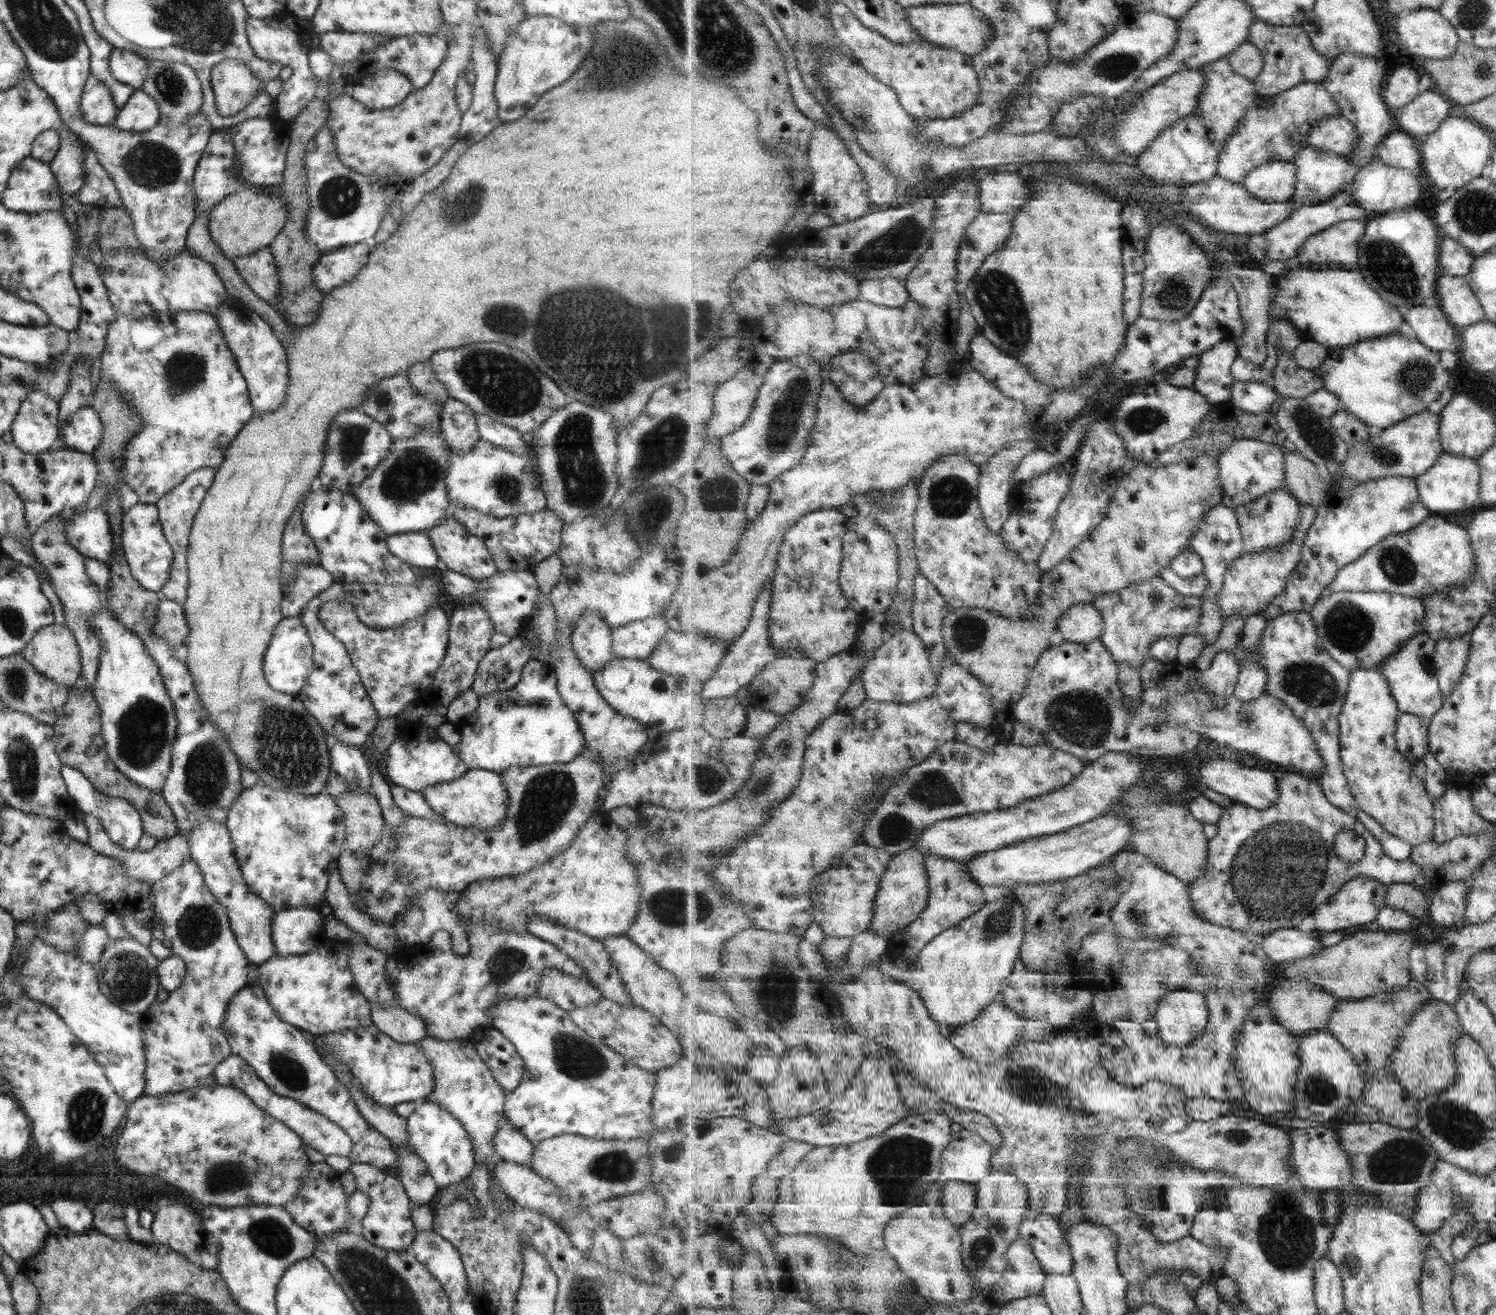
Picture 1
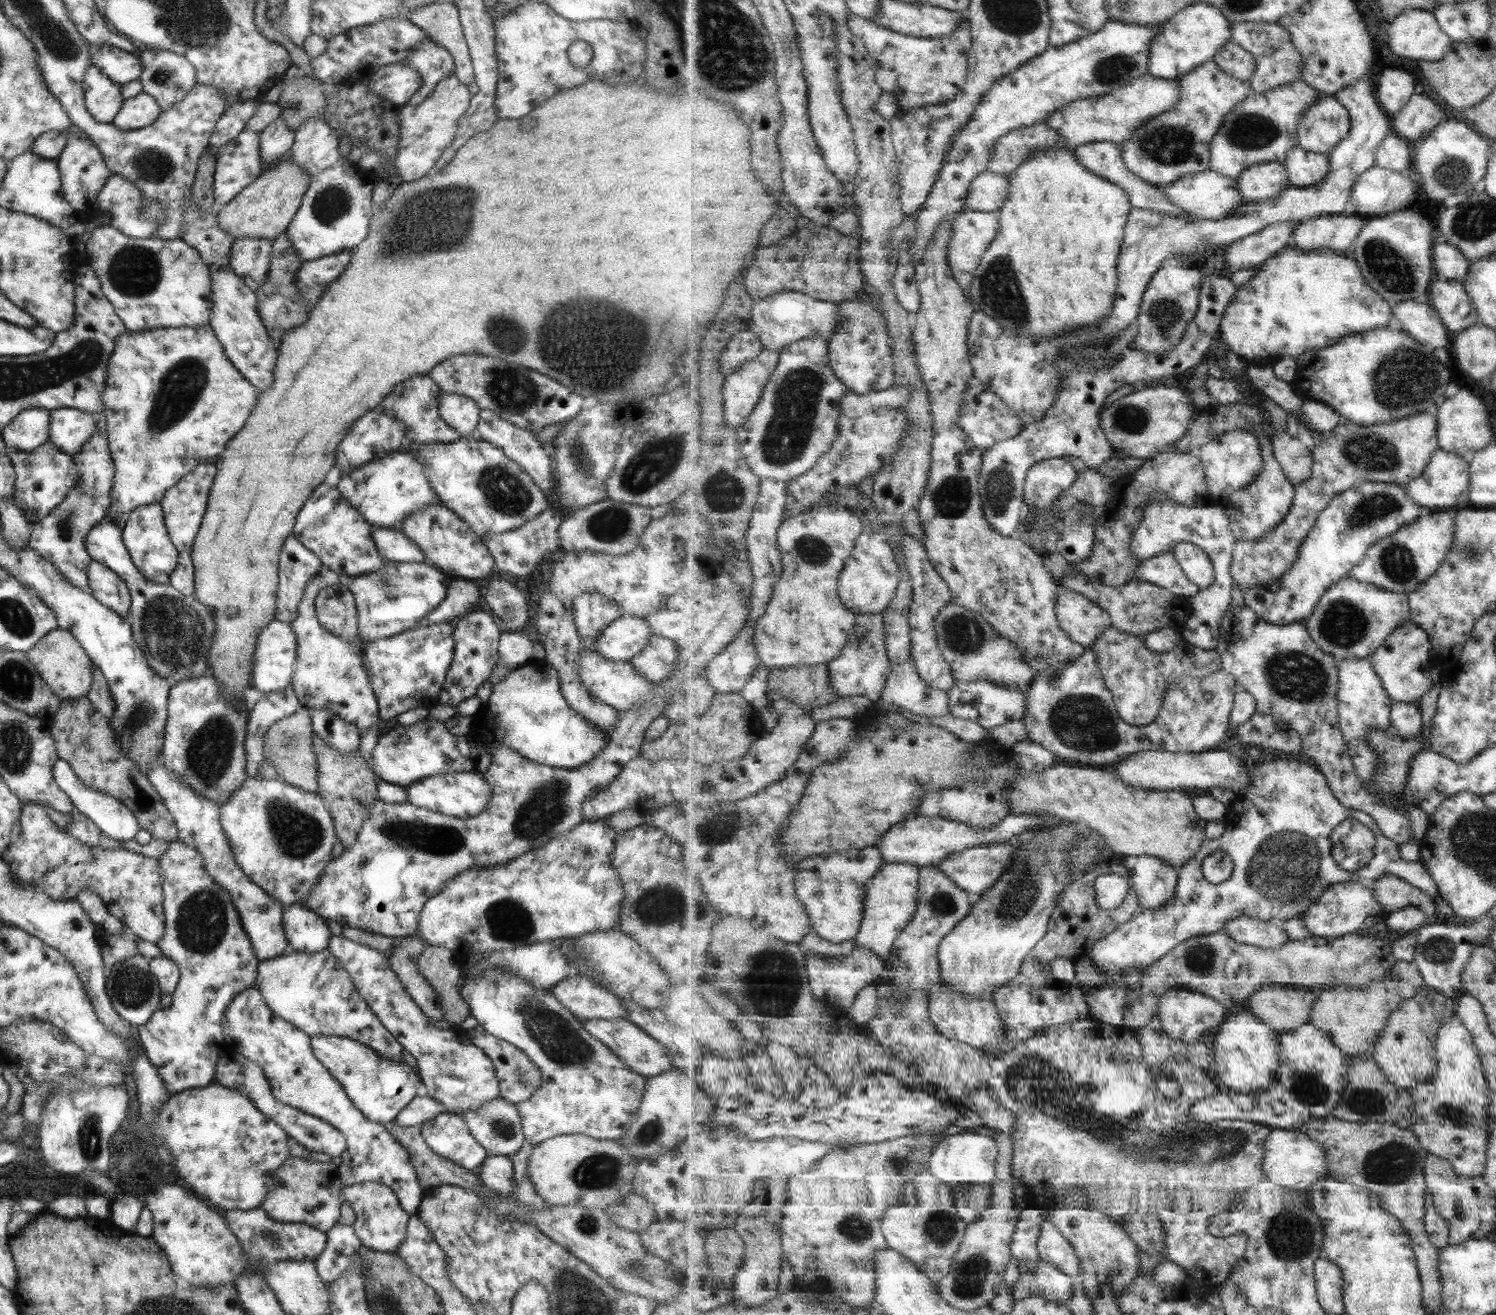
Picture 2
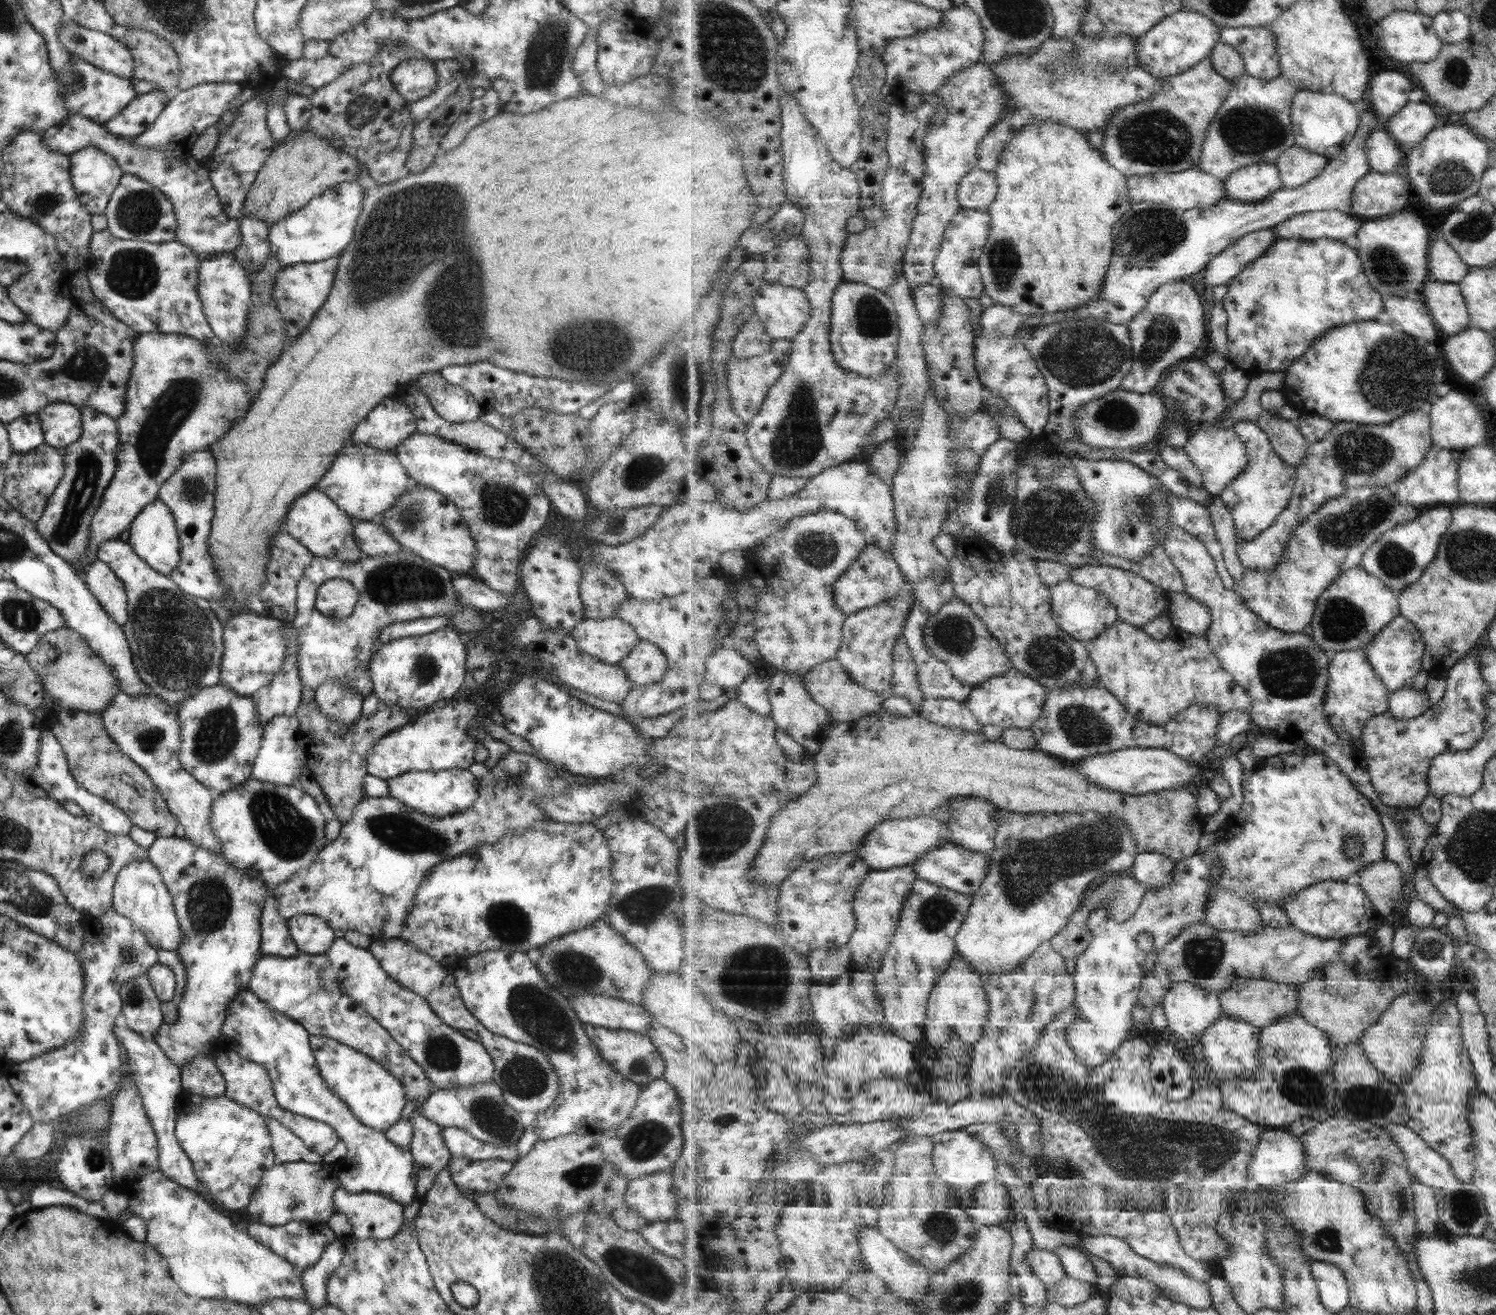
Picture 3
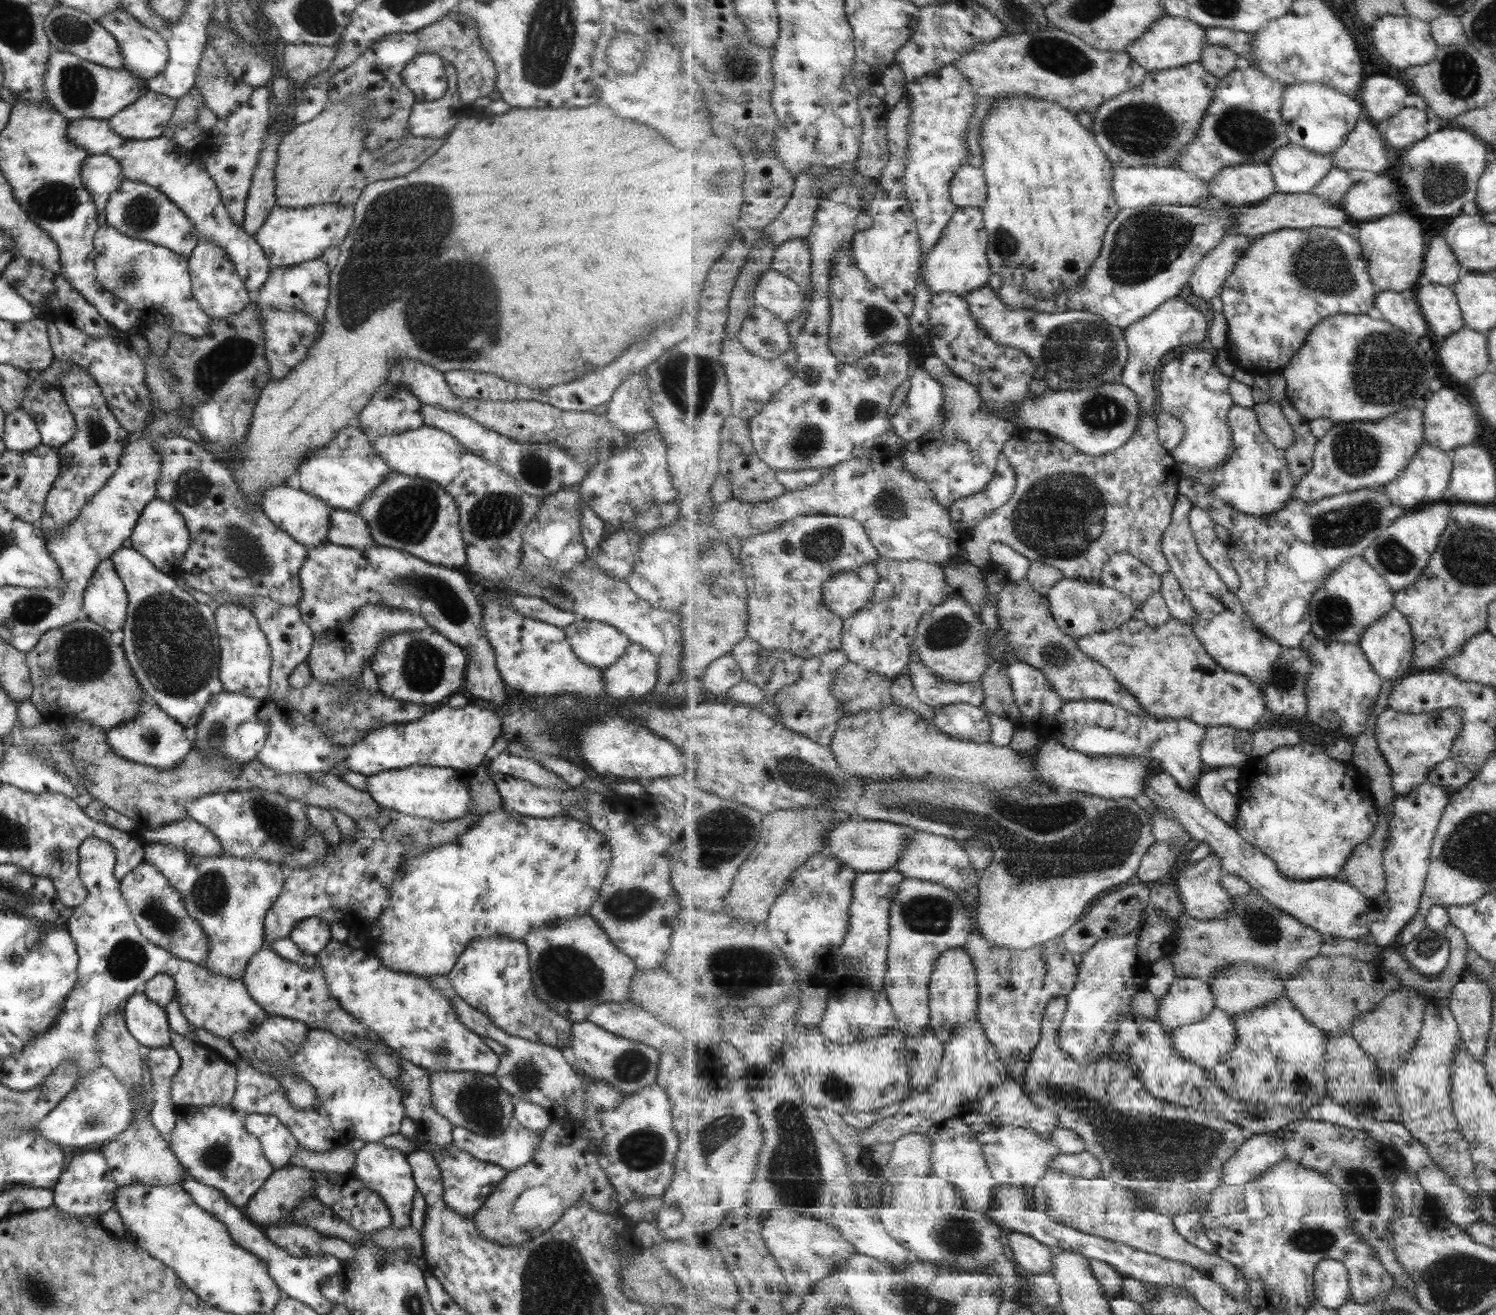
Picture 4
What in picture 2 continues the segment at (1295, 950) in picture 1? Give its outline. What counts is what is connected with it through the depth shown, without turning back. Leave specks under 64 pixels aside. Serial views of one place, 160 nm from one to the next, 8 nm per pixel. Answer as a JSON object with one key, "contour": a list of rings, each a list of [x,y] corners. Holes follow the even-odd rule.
{"contour":[[[1249,915],[1228,922],[1225,932],[1239,942],[1261,948],[1281,948],[1291,939],[1279,922],[1265,922]]]}

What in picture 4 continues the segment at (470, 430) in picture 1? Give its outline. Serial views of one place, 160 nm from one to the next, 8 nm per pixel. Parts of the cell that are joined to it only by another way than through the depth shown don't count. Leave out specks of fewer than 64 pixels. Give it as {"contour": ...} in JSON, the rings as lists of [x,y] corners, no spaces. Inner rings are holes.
{"contour":[[[416,360],[400,362],[387,373],[387,383],[397,385],[400,382],[409,386],[411,394],[421,405],[438,406],[447,412],[461,413],[460,398],[449,390],[443,373],[432,367]]]}

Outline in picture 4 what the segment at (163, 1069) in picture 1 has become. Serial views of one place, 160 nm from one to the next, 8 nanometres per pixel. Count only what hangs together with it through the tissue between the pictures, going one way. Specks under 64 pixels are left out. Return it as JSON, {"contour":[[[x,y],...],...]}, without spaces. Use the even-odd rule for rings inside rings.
{"contour":[[[163,843],[144,844],[143,862],[153,865],[180,894],[183,908],[206,934],[208,949],[202,966],[209,974],[240,980],[249,959],[265,946],[265,911],[280,893],[285,875],[279,865],[259,859],[193,856]]]}

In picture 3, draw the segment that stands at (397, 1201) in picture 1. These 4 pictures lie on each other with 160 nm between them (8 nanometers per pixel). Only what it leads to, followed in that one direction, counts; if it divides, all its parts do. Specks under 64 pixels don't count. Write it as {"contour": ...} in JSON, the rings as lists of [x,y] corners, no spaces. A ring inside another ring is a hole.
{"contour":[[[339,1187],[333,1192],[334,1212],[345,1214],[355,1239],[392,1238],[403,1225],[404,1208],[379,1193],[351,1194]]]}

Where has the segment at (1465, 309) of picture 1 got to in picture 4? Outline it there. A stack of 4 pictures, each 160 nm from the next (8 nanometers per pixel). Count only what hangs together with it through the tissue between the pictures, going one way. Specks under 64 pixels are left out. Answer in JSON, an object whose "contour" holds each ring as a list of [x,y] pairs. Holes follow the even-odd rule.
{"contour":[[[1426,277],[1421,278],[1419,286],[1417,300],[1425,319],[1433,327],[1431,332],[1444,339],[1467,326],[1453,287],[1430,282]]]}

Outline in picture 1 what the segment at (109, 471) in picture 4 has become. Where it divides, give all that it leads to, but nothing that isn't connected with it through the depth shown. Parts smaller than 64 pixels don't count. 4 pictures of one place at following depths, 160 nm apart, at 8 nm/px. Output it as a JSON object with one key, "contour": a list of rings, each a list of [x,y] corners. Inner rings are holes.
{"contour":[[[100,477],[96,479],[95,488],[91,491],[88,500],[83,504],[76,506],[75,509],[65,510],[57,517],[40,524],[40,527],[33,528],[30,533],[30,543],[35,558],[48,570],[50,576],[51,587],[55,592],[64,614],[63,624],[72,632],[76,640],[76,646],[80,652],[80,673],[85,679],[85,688],[91,690],[94,676],[99,664],[98,656],[100,651],[99,639],[92,628],[88,625],[88,616],[92,616],[96,610],[104,608],[106,601],[100,598],[99,589],[93,583],[84,571],[84,556],[81,556],[72,546],[69,546],[64,540],[64,530],[62,526],[64,522],[83,512],[83,510],[93,510],[93,508],[101,508],[102,502],[105,500],[106,486],[100,481]]]}

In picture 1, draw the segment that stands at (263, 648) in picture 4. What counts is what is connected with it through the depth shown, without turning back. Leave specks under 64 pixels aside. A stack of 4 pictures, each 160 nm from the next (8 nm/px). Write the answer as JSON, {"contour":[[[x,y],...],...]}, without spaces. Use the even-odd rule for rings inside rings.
{"contour":[[[298,616],[283,617],[273,629],[263,660],[262,669],[267,684],[277,692],[296,695],[312,671],[312,644],[307,629]]]}

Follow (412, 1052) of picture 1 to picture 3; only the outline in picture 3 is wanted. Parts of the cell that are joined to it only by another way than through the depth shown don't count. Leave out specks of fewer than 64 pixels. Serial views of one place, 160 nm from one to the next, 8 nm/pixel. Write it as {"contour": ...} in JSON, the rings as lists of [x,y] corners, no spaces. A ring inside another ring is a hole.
{"contour":[[[309,1035],[308,1041],[321,1078],[363,1126],[383,1133],[400,1119],[401,1108],[406,1102],[405,1089],[385,1067],[332,1038]]]}

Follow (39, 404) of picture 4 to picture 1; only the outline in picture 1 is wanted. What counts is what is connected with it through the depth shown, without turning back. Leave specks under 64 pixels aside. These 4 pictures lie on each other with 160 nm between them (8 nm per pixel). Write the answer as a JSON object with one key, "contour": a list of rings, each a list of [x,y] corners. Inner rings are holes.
{"contour":[[[87,406],[70,414],[60,433],[65,448],[91,455],[99,444],[102,424],[97,413]]]}

